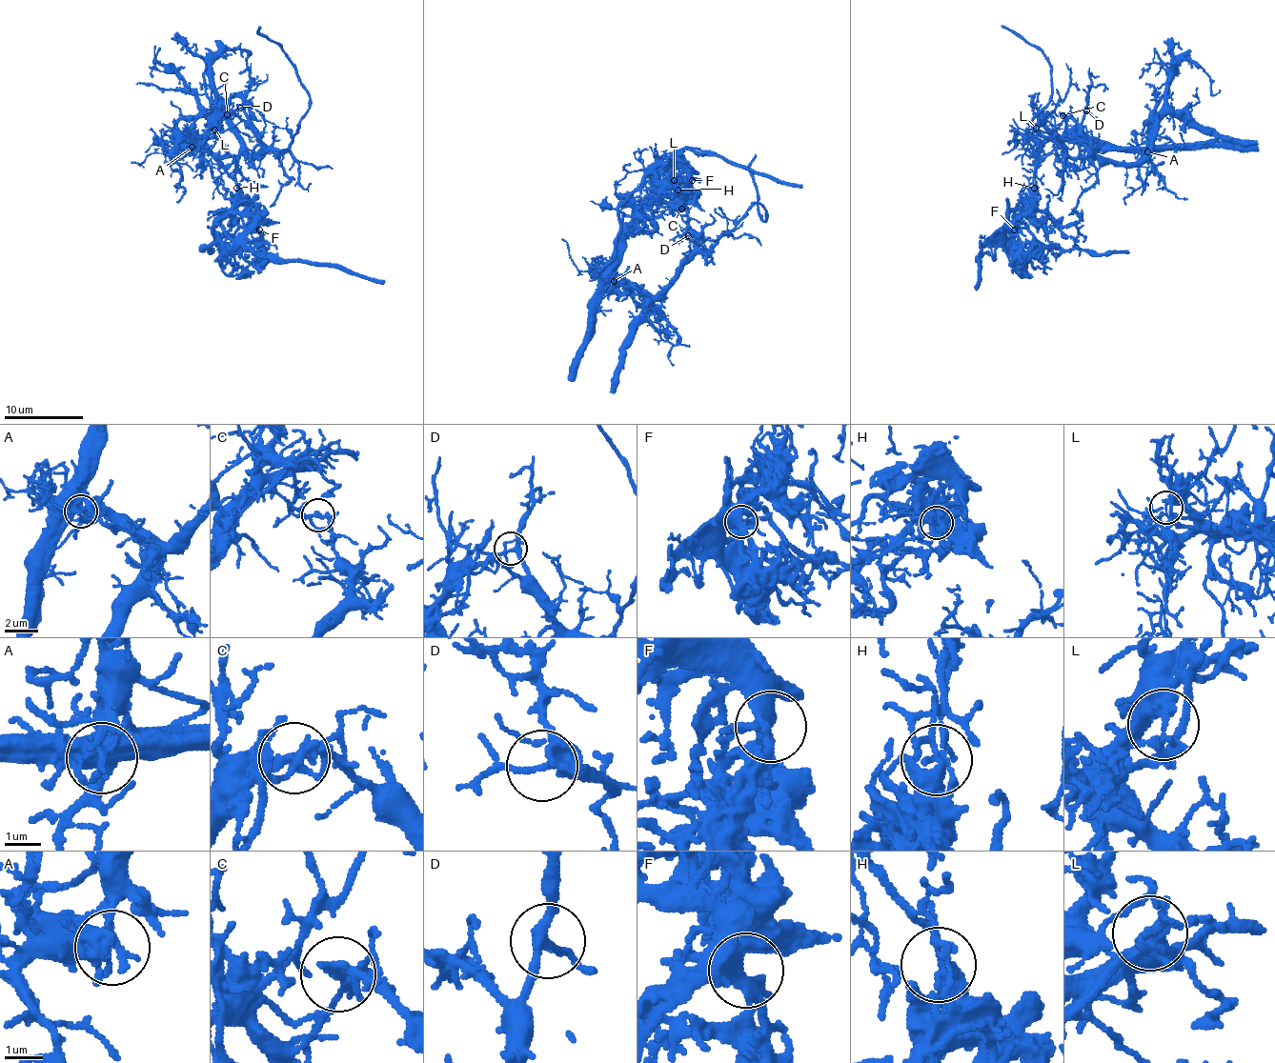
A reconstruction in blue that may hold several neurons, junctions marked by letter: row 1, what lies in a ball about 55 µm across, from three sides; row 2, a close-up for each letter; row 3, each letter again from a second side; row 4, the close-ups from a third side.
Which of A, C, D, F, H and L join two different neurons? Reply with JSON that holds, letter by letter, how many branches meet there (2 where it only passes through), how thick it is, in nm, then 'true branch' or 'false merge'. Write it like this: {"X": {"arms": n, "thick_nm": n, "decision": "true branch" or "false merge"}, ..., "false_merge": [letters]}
{"A": {"arms": 2, "thick_nm": 340, "decision": "false merge"}, "C": {"arms": 3, "thick_nm": 200, "decision": "false merge"}, "D": {"arms": 3, "thick_nm": 200, "decision": "true branch"}, "F": {"arms": 5, "thick_nm": 360, "decision": "true branch"}, "H": {"arms": 3, "thick_nm": 280, "decision": "false merge"}, "L": {"arms": 5, "thick_nm": 280, "decision": "false merge"}, "false_merge": ["A", "C", "H", "L"]}

